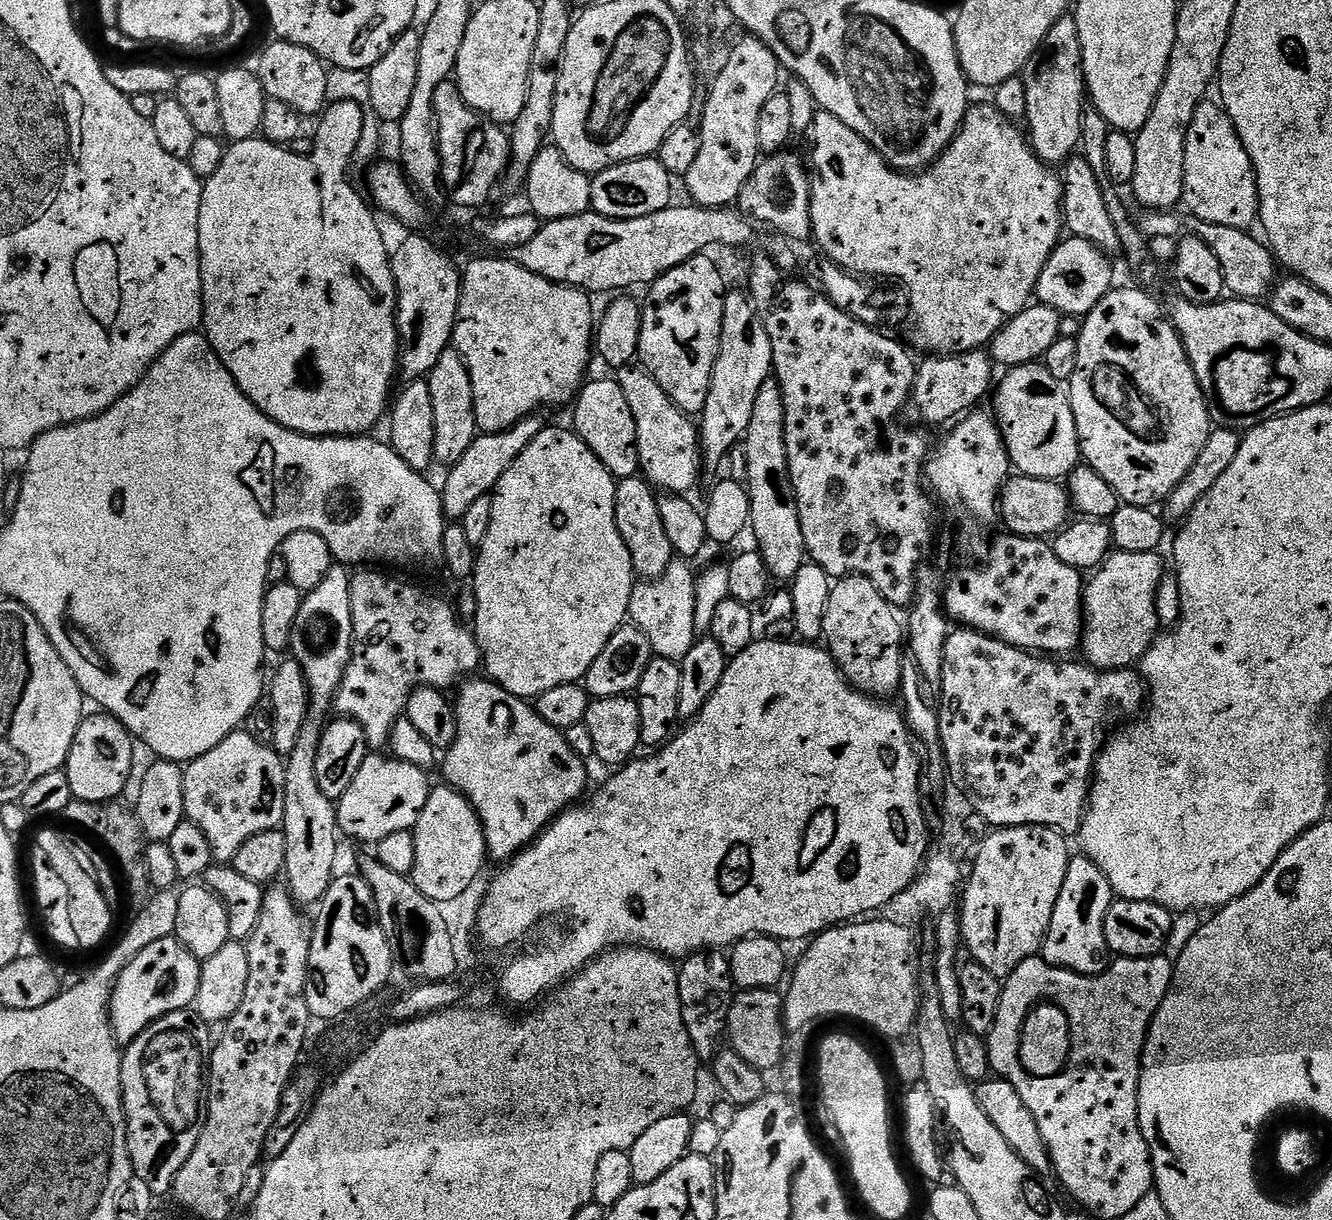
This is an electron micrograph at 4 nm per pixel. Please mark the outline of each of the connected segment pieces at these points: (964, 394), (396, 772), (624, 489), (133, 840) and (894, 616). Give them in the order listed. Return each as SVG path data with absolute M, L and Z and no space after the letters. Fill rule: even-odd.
M977 350L974 352L957 352L955 354L932 354L928 360L920 360L916 370L916 381L912 387L911 407L916 407L916 412L928 424L944 424L947 420L955 421L957 418L963 417L965 414L973 411L977 407L976 404L984 395L989 395L990 389L993 387L992 368L994 369L994 361L987 351Z
M369 754L358 774L354 774L354 782L350 782L346 794L340 796L336 805L339 831L345 837L348 835L354 840L375 846L382 838L396 834L398 830L415 829L430 791L428 776L425 769L412 766L410 762L395 759L388 754Z
M643 475L627 476L617 483L614 506L618 530L626 542L626 550L630 550L633 573L641 581L656 580L666 574L666 568L674 559L674 553L670 546L670 537L662 524L660 502L653 485L649 484Z
M73 799L63 810L63 817L80 824L82 827L95 832L100 836L111 855L117 860L126 879L126 886L130 888L130 900L135 906L143 906L152 896L152 887L149 882L149 870L146 867L145 850L148 845L144 827L137 818L135 809L123 799L108 800L106 803L84 803Z
M842 576L833 583L832 593L826 602L826 614L824 615L824 634L822 637L823 643L826 645L827 651L832 653L832 659L836 665L840 667L844 677L848 679L848 683L854 688L860 689L861 692L869 693L877 698L888 698L892 691L894 693L900 688L900 679L902 678L902 664L906 652L906 628L902 623L902 616L899 616L897 609L888 599L880 593L874 586L874 582L865 576Z

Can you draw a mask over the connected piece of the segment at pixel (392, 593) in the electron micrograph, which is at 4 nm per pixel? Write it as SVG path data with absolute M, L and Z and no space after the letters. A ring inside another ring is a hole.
M360 570L360 572L351 577L352 582L352 621L354 622L354 630L356 631L356 639L354 641L354 651L352 653L352 661L344 675L342 685L342 704L344 700L343 715L350 720L357 720L362 726L366 738L368 739L368 747L372 750L384 750L389 747L392 739L392 728L405 715L408 707L408 699L410 694L416 688L421 686L431 686L441 690L448 690L448 687L459 685L465 678L471 677L475 668L479 669L482 664L480 655L480 647L476 641L475 631L471 627L463 628L461 617L458 615L457 609L452 608L440 596L431 596L428 592L423 592L420 588L415 588L412 584L407 584L404 580L399 580L396 576L387 576L384 570Z

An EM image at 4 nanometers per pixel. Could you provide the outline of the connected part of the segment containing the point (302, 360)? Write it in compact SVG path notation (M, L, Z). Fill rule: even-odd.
M324 124L316 132L316 145L313 146L312 153L310 153L309 156L303 156L300 152L292 152L296 150L288 146L271 144L269 140L263 138L238 140L231 145L232 148L229 147L227 151L225 151L224 157L222 158L222 166L218 166L218 170L203 181L204 193L202 194L202 210L198 214L198 246L200 247L202 294L204 295L202 331L210 343L212 343L212 351L218 354L218 358L226 366L226 370L230 370L234 382L238 382L238 386L246 394L246 398L250 398L250 402L254 402L254 406L258 406L258 410L262 410L274 422L278 422L284 428L300 432L304 436L362 436L371 433L373 431L372 427L374 427L383 416L385 419L386 413L390 408L390 401L394 396L392 383L395 382L396 376L398 380L398 369L400 366L400 331L396 328L396 283L394 282L394 274L392 273L390 244L388 248L387 242L384 241L383 234L380 233L380 224L376 221L377 213L370 207L369 201L365 199L363 195L360 197L359 194L356 193L355 186L348 181L348 156L349 160L355 157L357 139L358 136L355 131L351 132L348 128L335 128L332 124Z

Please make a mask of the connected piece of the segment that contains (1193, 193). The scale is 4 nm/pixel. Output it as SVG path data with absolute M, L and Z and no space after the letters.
M1205 102L1194 110L1194 122L1186 138L1186 178L1184 179L1183 207L1188 207L1197 217L1197 221L1218 226L1234 226L1251 229L1257 223L1260 214L1260 198L1256 189L1256 173L1252 171L1252 159L1248 157L1246 146L1236 133L1232 119L1219 103Z

